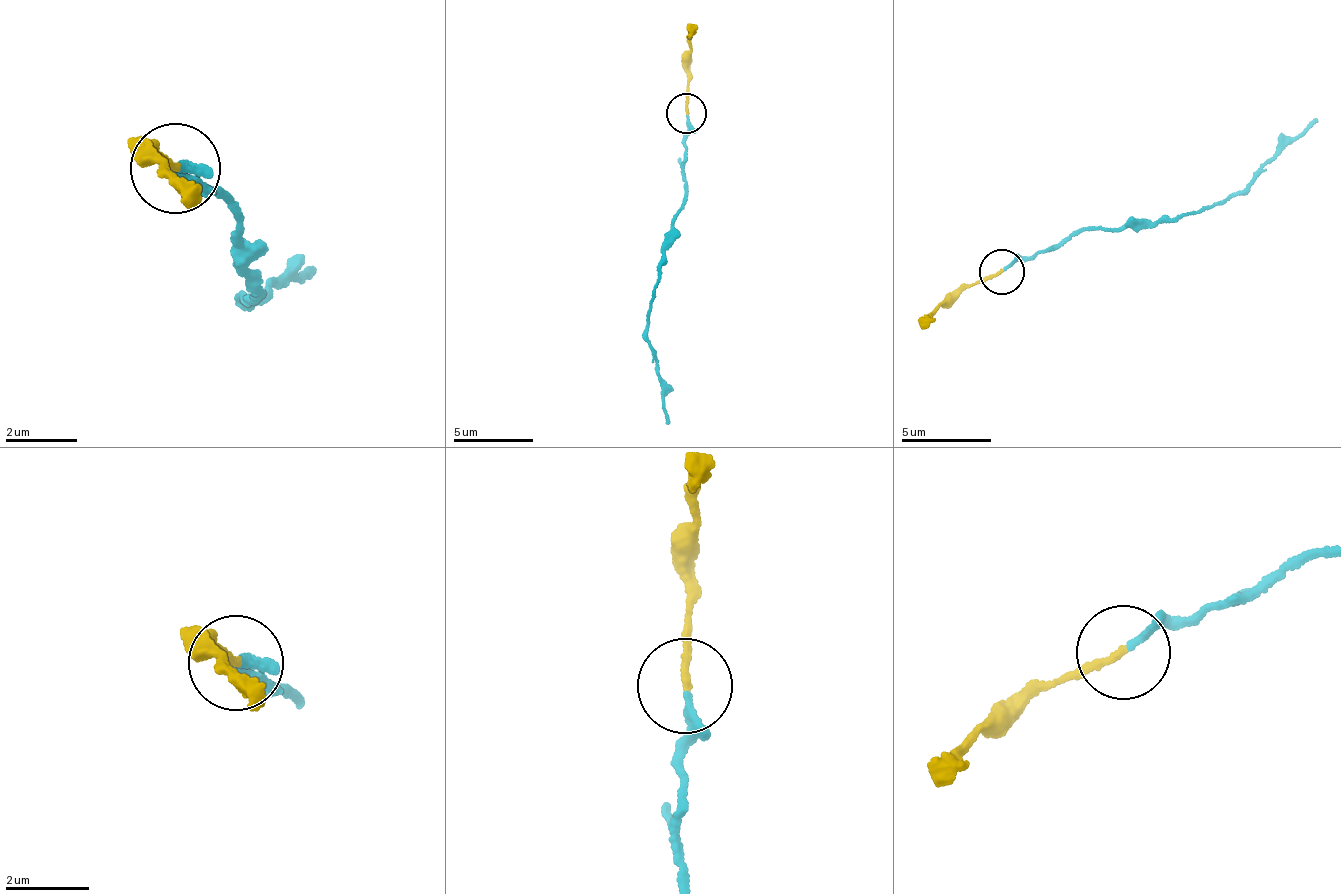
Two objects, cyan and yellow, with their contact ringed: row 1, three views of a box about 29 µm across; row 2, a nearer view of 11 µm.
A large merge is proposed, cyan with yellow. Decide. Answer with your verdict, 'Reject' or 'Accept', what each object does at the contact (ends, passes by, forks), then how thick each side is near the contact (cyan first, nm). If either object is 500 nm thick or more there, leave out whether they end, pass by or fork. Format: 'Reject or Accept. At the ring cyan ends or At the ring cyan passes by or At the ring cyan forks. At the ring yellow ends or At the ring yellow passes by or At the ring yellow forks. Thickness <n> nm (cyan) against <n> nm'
Accept. At the ring cyan passes by. At the ring yellow ends. Thickness 130 nm (cyan) against 170 nm

